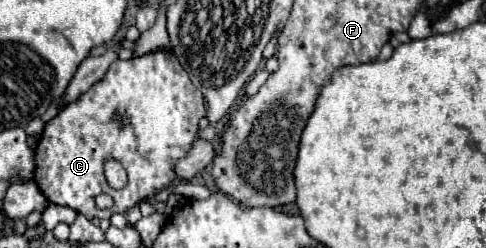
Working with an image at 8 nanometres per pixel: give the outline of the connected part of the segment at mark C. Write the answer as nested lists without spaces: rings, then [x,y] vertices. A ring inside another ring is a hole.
[[[158,50],[130,60],[116,60],[112,62],[112,66],[108,68],[106,76],[100,82],[96,82],[86,94],[82,94],[76,102],[68,104],[62,112],[58,112],[56,118],[52,118],[46,124],[34,152],[36,158],[34,182],[38,184],[40,190],[44,188],[42,194],[52,204],[74,208],[88,220],[110,218],[116,212],[126,212],[134,208],[140,200],[152,198],[156,192],[160,192],[162,188],[170,186],[176,180],[174,164],[192,150],[192,144],[200,132],[198,122],[204,116],[206,116],[204,96],[198,88],[194,88],[186,70],[178,64],[174,52]],[[108,158],[122,162],[124,170],[128,172],[128,184],[122,190],[110,188],[104,178],[102,164]],[[102,192],[114,198],[114,206],[108,210],[100,210],[94,204],[94,198]]]

